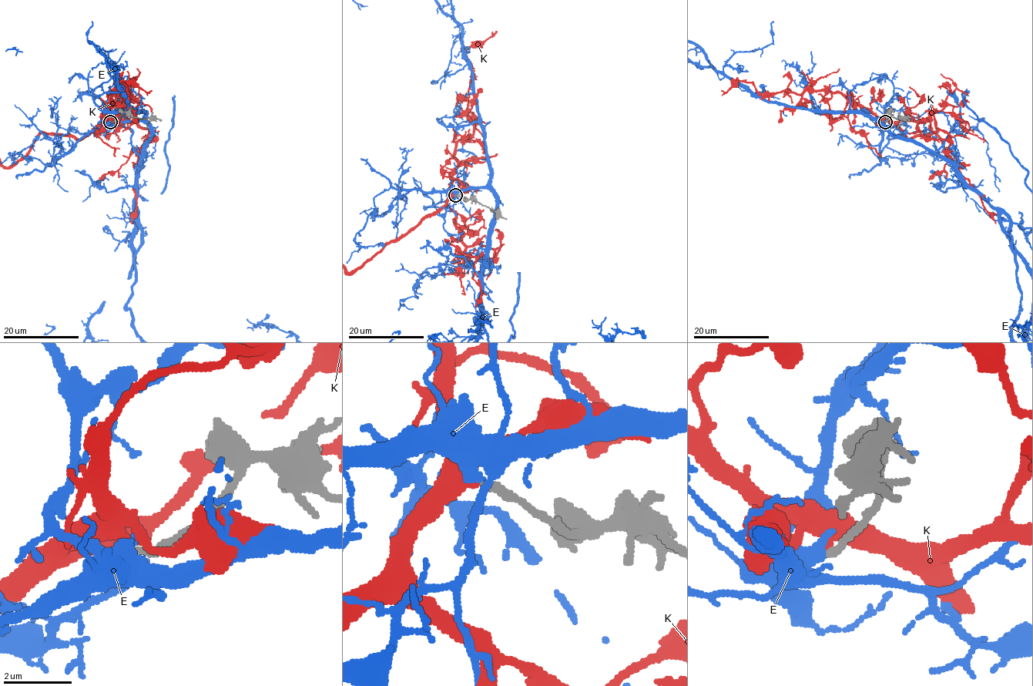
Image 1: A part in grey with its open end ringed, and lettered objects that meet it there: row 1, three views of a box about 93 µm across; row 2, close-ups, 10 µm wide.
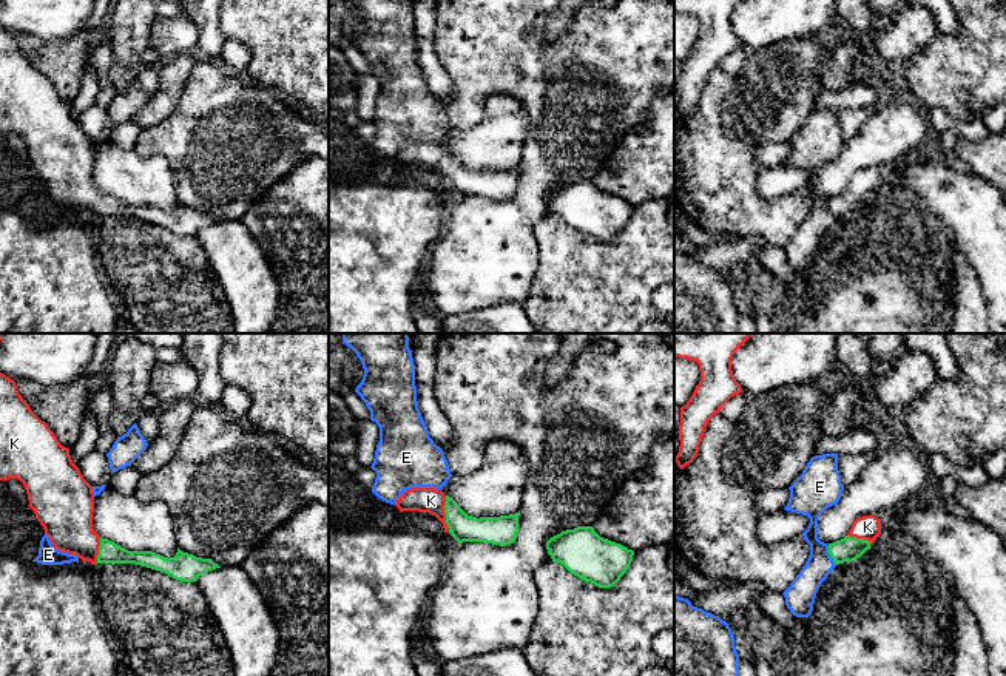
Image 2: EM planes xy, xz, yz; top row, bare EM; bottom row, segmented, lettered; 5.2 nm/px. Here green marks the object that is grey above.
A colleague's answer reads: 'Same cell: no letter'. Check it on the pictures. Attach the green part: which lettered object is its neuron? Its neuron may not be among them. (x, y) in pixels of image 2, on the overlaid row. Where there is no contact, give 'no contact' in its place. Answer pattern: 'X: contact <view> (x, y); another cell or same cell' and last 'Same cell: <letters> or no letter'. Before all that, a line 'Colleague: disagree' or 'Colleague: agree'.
Colleague: disagree
E: contact yz (829, 553); another cell
K: contact xz (445, 513); same cell
Same cell: K

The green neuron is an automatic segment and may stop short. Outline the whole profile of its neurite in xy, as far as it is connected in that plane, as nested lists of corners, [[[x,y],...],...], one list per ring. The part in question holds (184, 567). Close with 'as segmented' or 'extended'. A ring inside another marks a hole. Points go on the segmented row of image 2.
[[[0,372],[0,480],[23,483],[29,508],[52,546],[97,563],[134,563],[196,582],[221,568],[211,559],[196,557],[177,548],[174,557],[153,551],[128,551],[102,539],[93,528],[94,492],[73,463],[69,449],[22,398],[15,381]]]; extended

